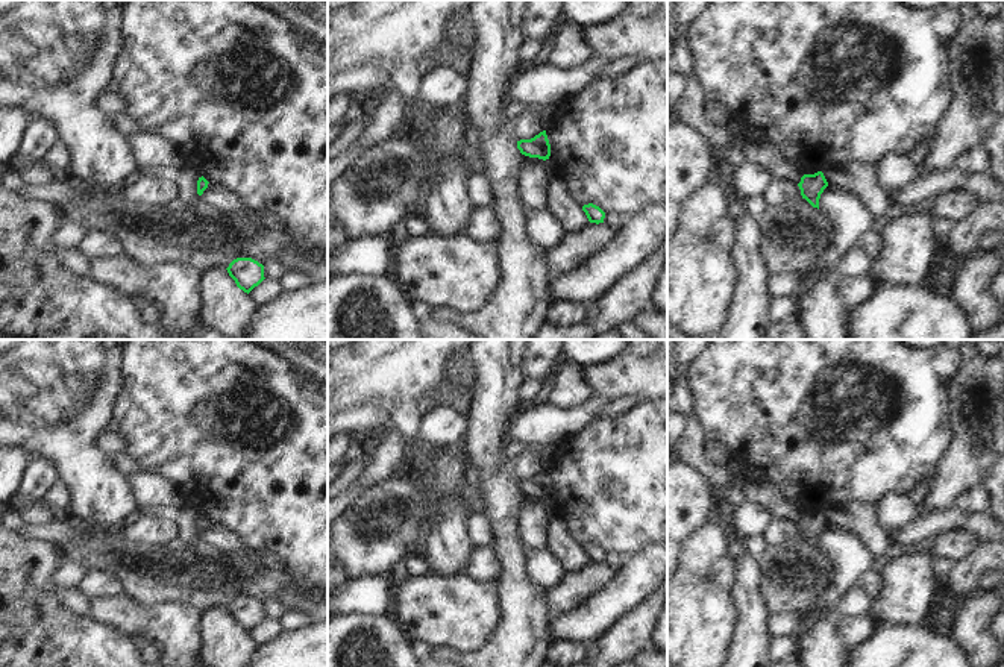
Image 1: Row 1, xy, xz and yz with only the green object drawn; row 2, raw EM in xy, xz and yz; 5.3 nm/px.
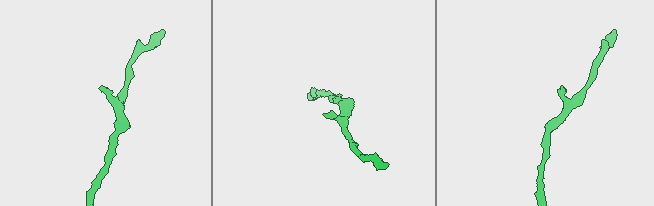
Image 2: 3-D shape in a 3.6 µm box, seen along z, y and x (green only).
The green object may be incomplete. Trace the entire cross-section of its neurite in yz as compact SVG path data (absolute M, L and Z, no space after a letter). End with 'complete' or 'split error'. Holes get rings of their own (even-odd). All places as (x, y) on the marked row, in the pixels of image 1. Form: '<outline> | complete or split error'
M822 171L814 174L804 174L798 183L802 199L805 199L813 208L819 209L819 199L828 182Z | complete

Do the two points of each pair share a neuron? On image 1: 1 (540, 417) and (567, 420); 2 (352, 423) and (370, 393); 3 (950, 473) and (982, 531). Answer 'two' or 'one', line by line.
1: one
2: two
3: two

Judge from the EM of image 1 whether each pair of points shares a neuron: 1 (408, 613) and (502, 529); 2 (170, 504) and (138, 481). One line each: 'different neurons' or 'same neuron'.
1: different neurons
2: same neuron

